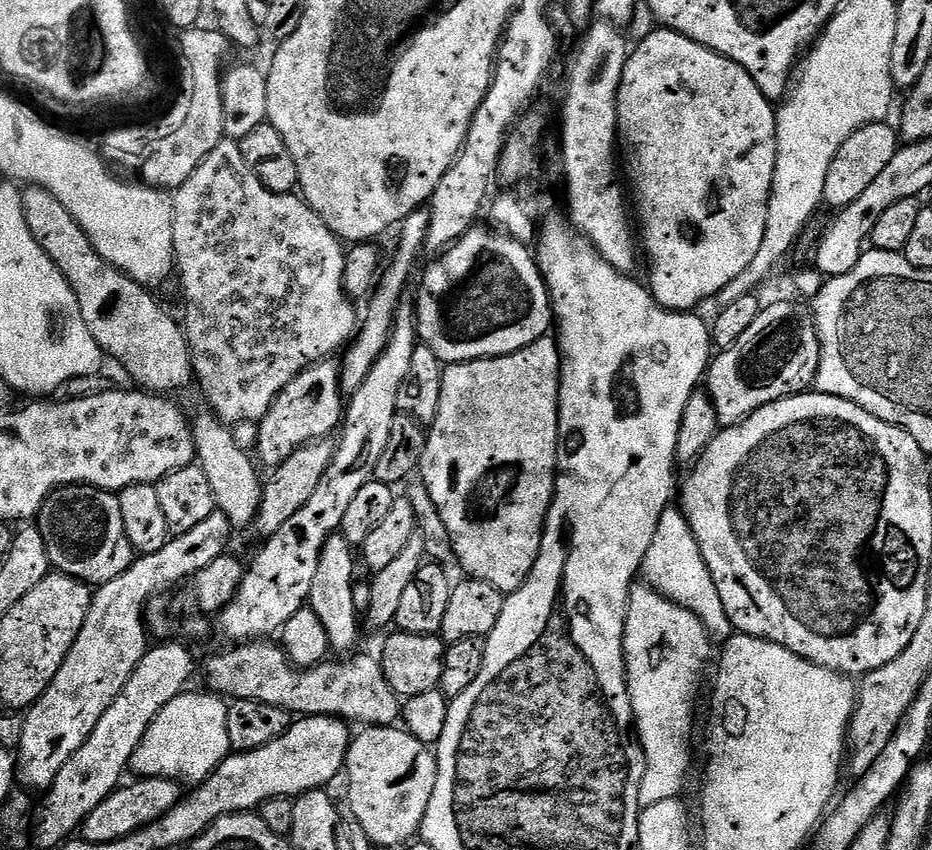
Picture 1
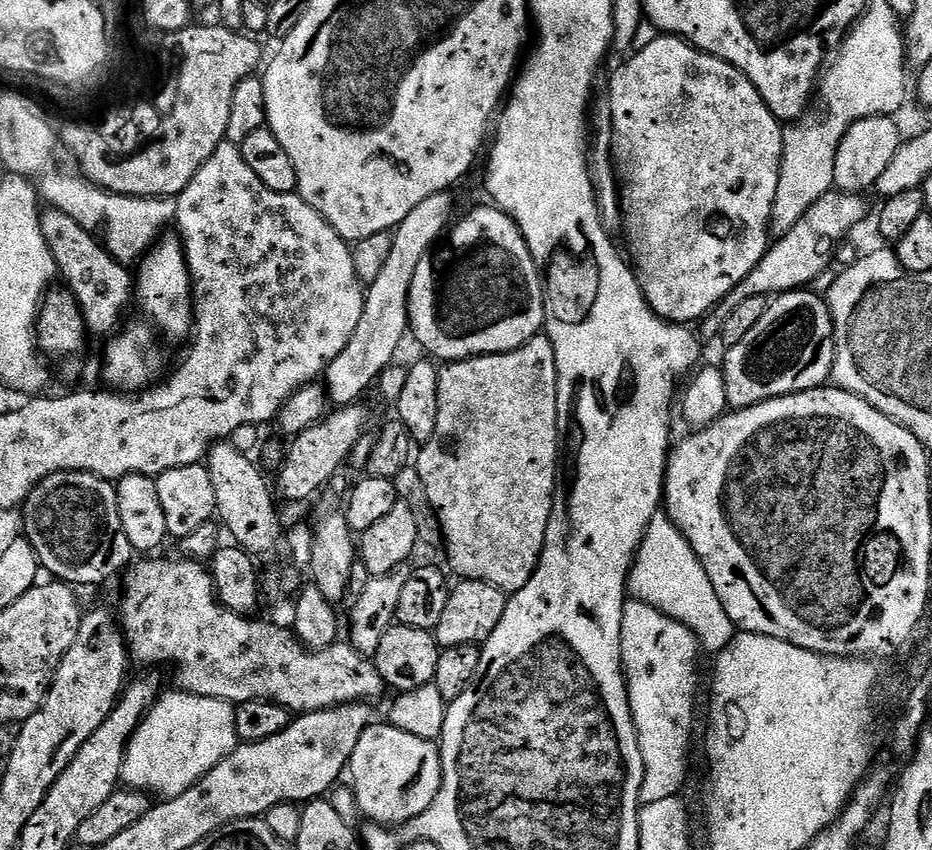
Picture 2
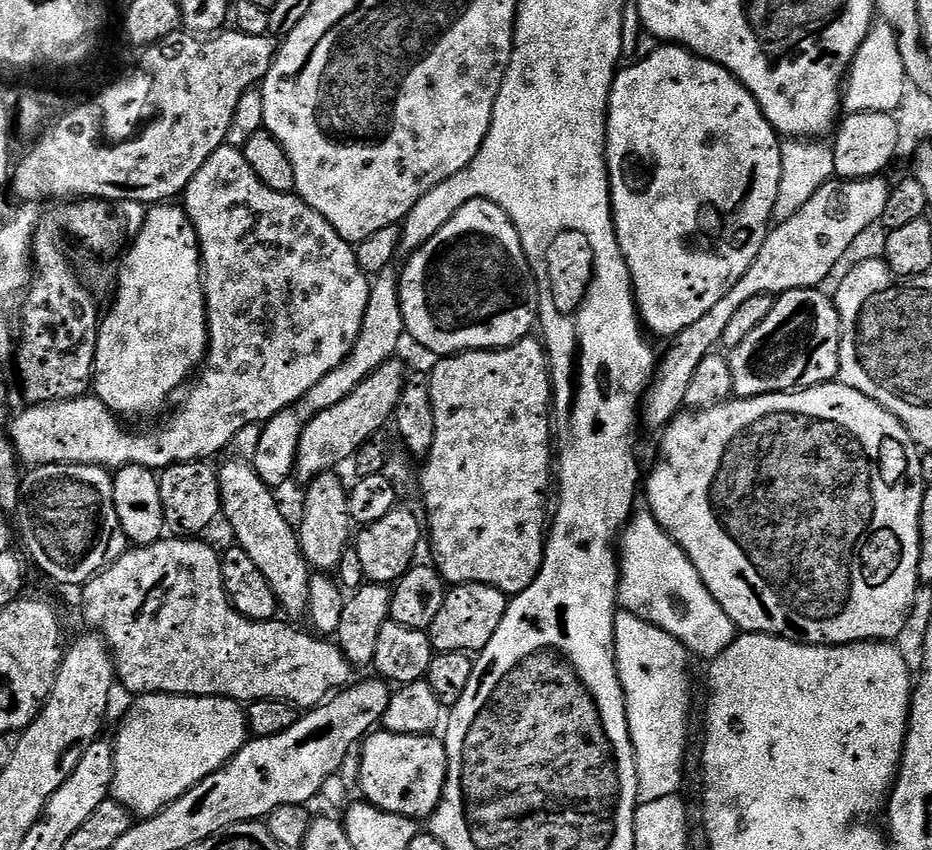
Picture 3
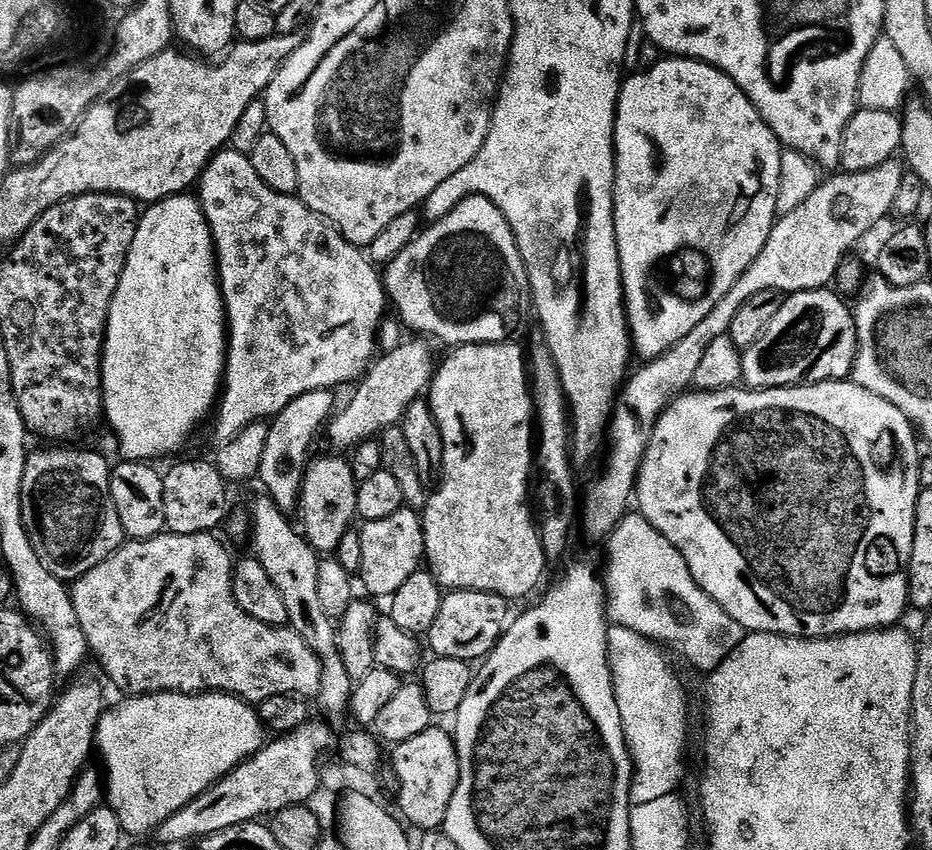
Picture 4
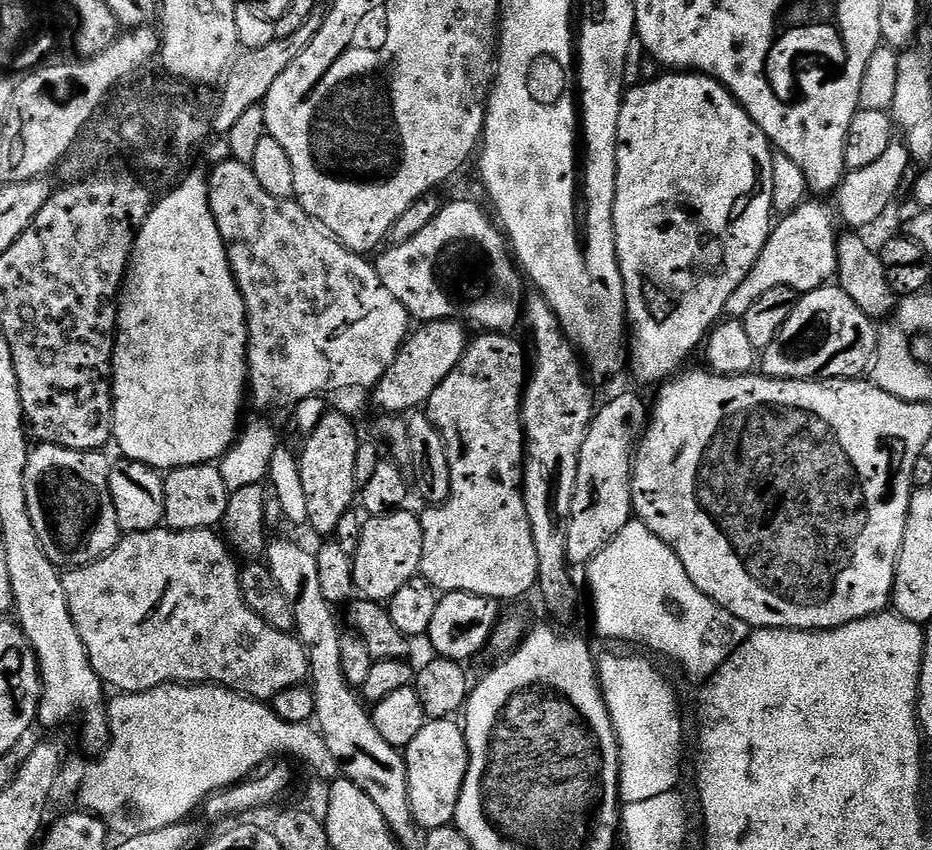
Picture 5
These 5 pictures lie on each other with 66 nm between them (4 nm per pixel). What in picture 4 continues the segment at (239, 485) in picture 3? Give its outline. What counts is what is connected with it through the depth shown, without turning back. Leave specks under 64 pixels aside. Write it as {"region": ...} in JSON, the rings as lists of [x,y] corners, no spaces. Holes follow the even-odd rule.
{"region":[[[267,494],[260,497],[250,507],[251,533],[250,543],[254,558],[262,562],[266,574],[274,581],[274,586],[282,593],[286,601],[287,627],[293,628],[310,646],[312,653],[320,660],[322,680],[318,703],[328,716],[340,716],[349,711],[352,702],[353,680],[346,674],[346,665],[342,663],[342,654],[338,654],[336,641],[336,624],[322,610],[322,601],[318,595],[318,566],[321,557],[308,545],[307,540],[298,531],[297,525],[291,524],[289,517]],[[296,527],[296,528],[295,528]]]}

